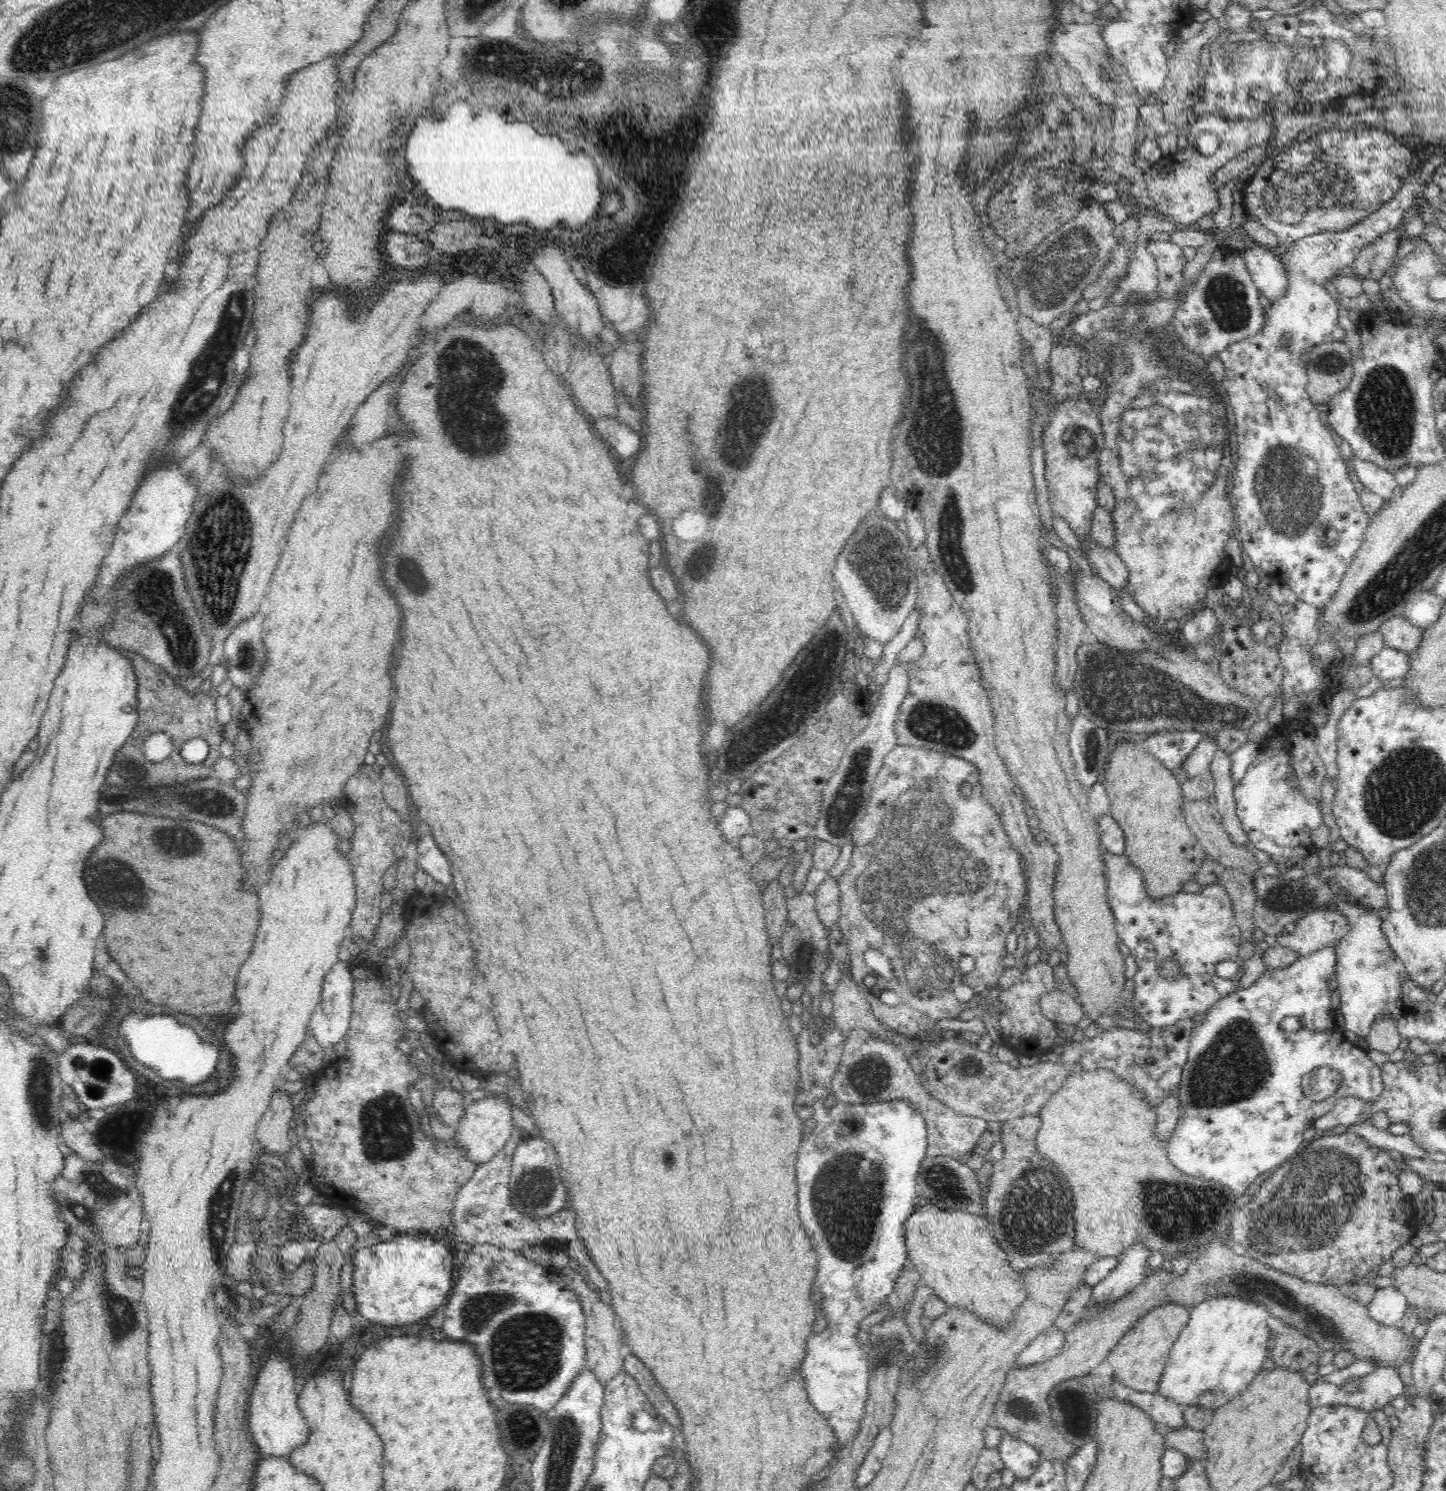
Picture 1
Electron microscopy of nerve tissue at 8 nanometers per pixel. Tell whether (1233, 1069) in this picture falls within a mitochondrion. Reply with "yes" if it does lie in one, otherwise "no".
yes

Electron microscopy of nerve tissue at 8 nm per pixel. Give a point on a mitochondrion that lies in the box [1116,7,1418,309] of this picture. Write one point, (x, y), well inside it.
(1294, 195)

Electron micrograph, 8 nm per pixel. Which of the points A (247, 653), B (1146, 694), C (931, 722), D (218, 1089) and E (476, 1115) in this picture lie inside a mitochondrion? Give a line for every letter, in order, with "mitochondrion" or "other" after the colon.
A: mitochondrion
B: mitochondrion
C: mitochondrion
D: other
E: other

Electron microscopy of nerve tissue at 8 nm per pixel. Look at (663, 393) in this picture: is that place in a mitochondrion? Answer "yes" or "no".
no

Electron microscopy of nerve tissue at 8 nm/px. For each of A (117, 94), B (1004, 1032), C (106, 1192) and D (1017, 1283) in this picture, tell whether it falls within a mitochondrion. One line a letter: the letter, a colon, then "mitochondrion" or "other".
A: other
B: other
C: mitochondrion
D: other

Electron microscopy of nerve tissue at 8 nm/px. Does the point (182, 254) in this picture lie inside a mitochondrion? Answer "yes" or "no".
no

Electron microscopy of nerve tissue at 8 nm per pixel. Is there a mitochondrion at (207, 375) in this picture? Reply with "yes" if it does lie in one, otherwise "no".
yes

